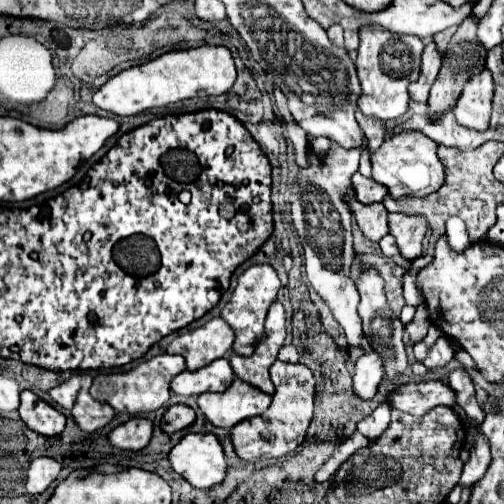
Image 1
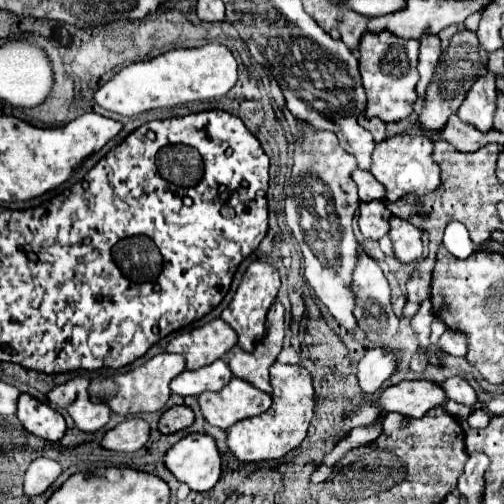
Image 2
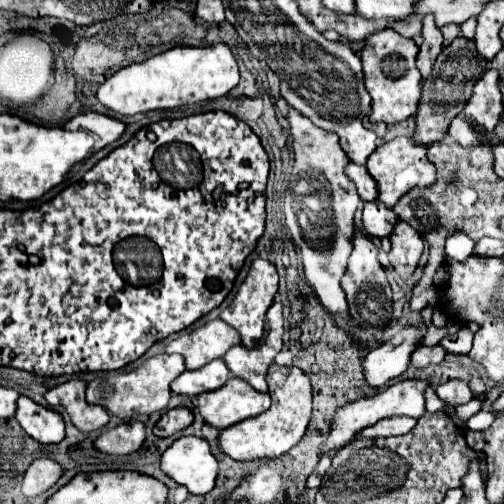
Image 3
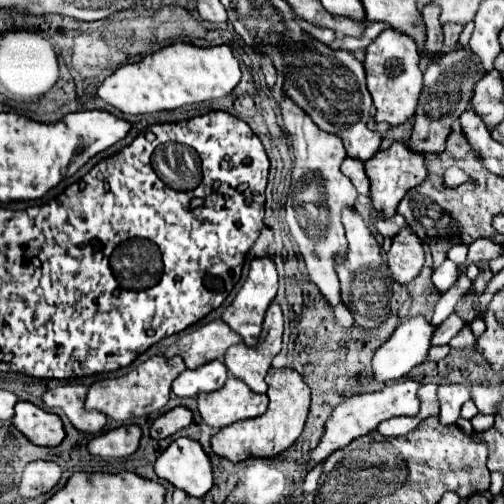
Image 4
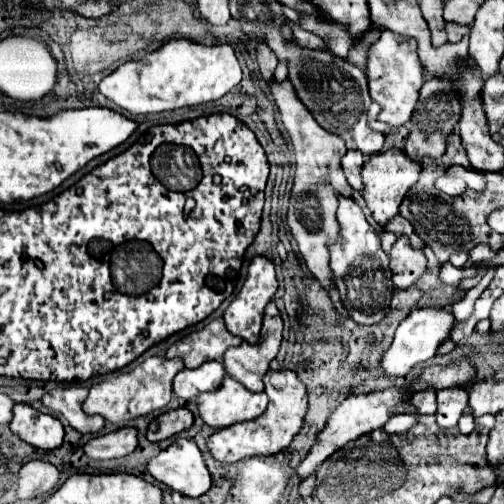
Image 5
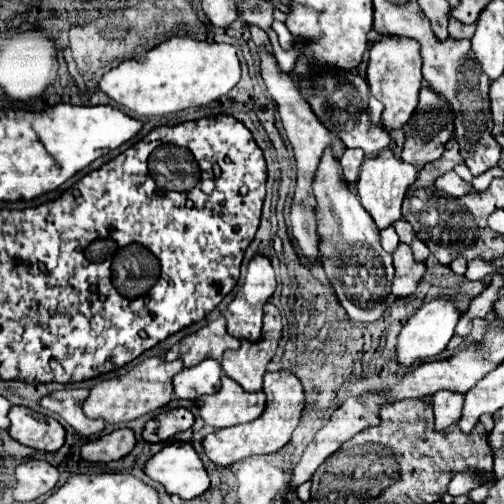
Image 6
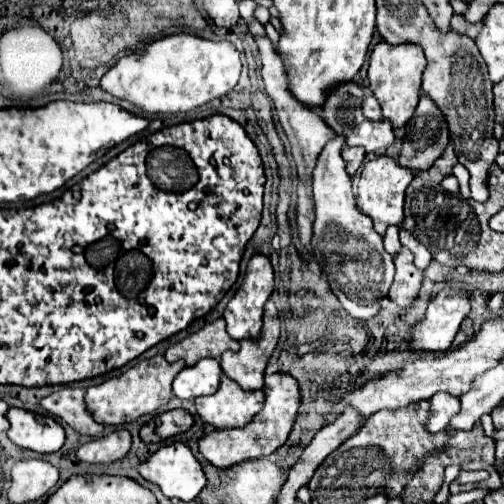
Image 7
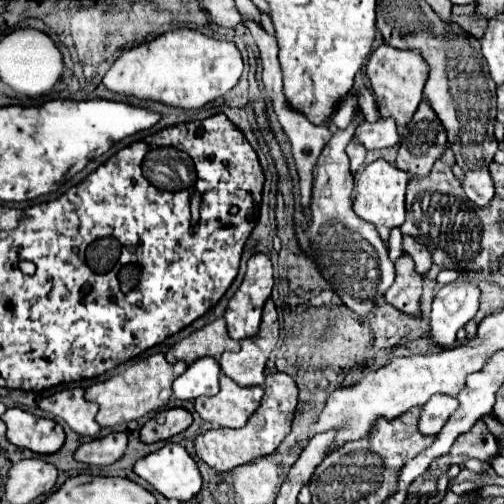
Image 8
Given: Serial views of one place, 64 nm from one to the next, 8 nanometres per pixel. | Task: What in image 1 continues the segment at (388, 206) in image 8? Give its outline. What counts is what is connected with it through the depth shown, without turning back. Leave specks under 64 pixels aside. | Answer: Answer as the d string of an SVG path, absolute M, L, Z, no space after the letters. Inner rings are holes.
M404 130L392 134L384 144L372 154L372 178L384 184L392 198L402 196L428 196L444 184L444 162L438 158L438 144L428 140L422 132Z

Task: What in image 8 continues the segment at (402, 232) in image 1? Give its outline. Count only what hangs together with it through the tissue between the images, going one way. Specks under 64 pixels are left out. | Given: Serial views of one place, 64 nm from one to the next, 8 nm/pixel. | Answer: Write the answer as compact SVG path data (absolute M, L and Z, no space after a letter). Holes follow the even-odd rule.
M402 254L396 260L396 280L386 292L386 302L394 308L418 316L420 314L420 296L422 296L422 276L414 272L412 258Z

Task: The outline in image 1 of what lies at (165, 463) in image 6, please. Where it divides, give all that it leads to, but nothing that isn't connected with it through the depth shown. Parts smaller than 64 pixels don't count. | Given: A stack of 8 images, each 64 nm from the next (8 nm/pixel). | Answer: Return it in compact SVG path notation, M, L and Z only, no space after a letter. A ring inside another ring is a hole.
M186 434L168 454L172 468L194 488L210 488L226 478L226 456L218 436Z

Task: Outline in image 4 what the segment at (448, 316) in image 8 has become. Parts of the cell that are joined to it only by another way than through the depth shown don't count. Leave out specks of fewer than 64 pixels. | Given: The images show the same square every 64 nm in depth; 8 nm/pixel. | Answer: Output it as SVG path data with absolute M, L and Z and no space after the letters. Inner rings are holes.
M422 316L400 324L394 334L372 356L372 380L394 382L404 378L416 364L420 364L430 350L434 326Z

